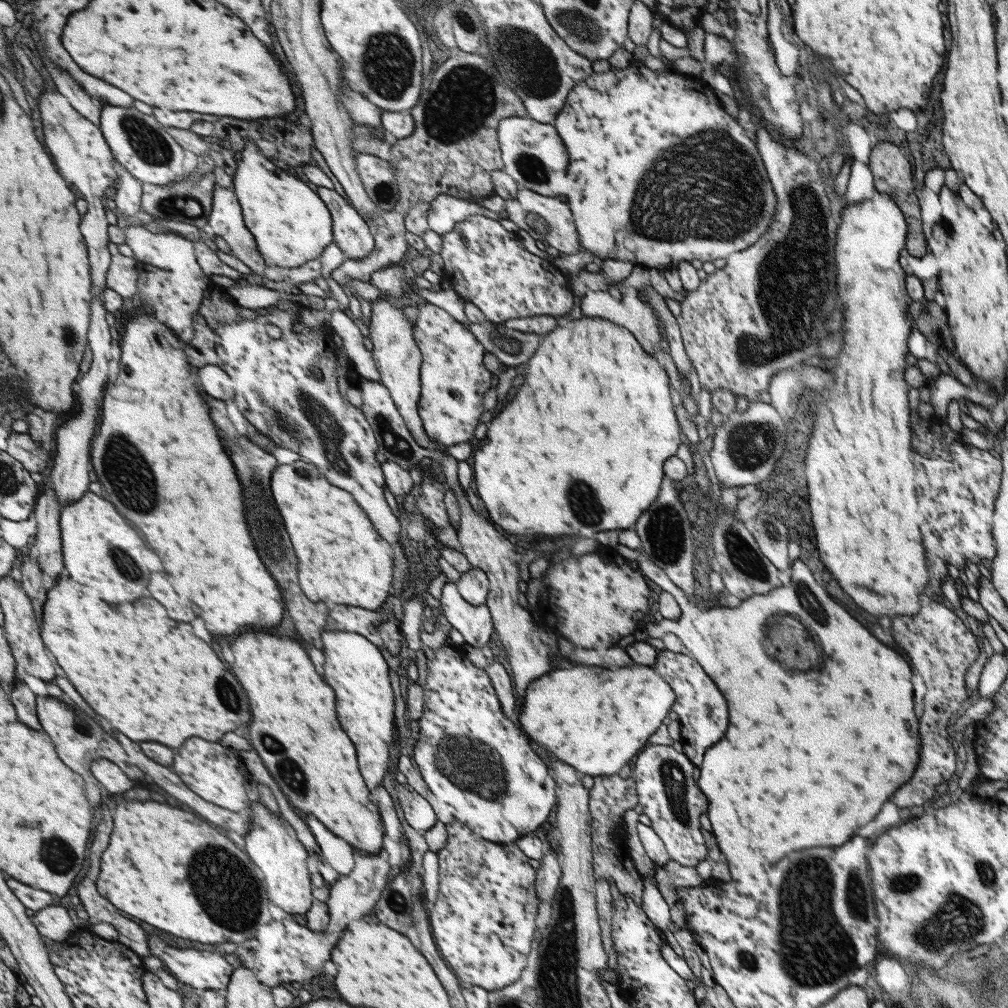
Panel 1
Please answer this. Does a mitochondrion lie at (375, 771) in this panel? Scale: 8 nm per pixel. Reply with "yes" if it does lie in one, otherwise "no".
no

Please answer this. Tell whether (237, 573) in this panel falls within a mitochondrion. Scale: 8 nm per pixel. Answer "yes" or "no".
no

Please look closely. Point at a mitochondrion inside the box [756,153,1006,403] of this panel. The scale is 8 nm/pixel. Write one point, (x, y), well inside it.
(945, 226)

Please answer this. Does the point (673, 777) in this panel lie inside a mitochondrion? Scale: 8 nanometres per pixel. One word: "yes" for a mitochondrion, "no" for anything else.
yes

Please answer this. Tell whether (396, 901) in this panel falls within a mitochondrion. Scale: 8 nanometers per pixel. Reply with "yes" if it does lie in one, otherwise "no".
yes

